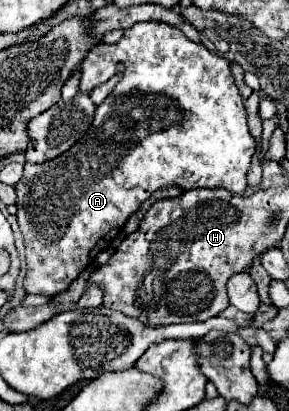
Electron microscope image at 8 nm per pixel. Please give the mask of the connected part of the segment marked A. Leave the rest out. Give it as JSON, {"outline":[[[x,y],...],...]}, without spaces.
{"outline":[[[138,23],[124,31],[118,43],[98,43],[98,47],[88,53],[82,61],[80,93],[90,95],[94,87],[106,83],[116,73],[116,63],[124,63],[124,77],[108,99],[96,107],[88,131],[90,147],[74,145],[64,155],[46,163],[26,163],[24,177],[16,185],[16,219],[26,243],[26,293],[46,297],[64,293],[80,271],[92,265],[96,255],[104,249],[102,243],[112,243],[112,235],[118,237],[130,215],[160,187],[228,189],[232,195],[244,195],[246,191],[246,173],[258,143],[248,129],[246,109],[224,57],[212,53],[202,43],[190,41],[180,29],[166,23]]]}

